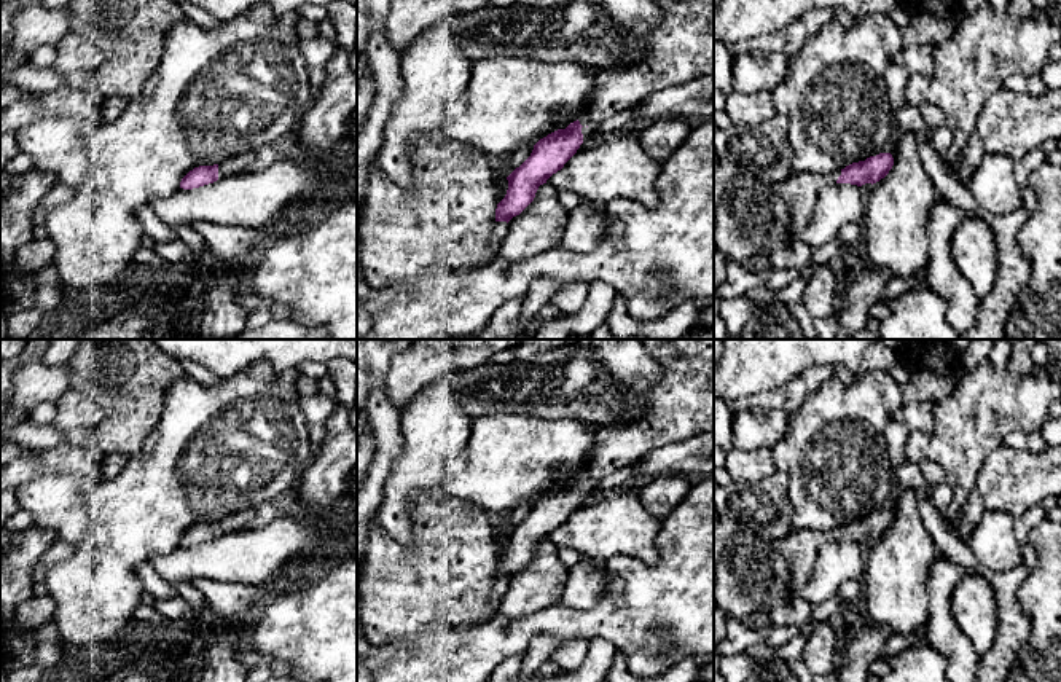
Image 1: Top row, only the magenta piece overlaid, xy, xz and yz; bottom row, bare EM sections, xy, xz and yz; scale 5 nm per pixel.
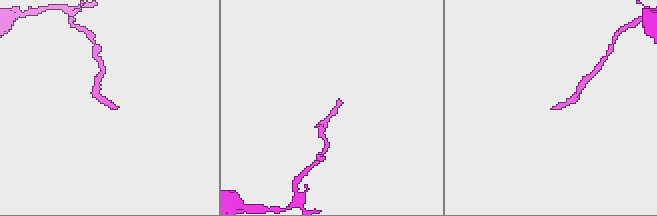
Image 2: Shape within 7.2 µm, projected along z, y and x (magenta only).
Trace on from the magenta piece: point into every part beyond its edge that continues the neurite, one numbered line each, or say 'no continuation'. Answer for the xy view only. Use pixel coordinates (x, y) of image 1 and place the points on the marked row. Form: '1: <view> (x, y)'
1: xy (238, 164)

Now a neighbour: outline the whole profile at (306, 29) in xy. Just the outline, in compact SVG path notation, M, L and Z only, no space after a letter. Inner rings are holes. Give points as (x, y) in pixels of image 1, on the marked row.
M304 18L296 22L296 35L300 40L319 37L319 24Z

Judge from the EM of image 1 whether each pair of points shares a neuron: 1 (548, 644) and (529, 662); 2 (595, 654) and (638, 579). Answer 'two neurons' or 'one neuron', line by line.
1: one neuron
2: two neurons

